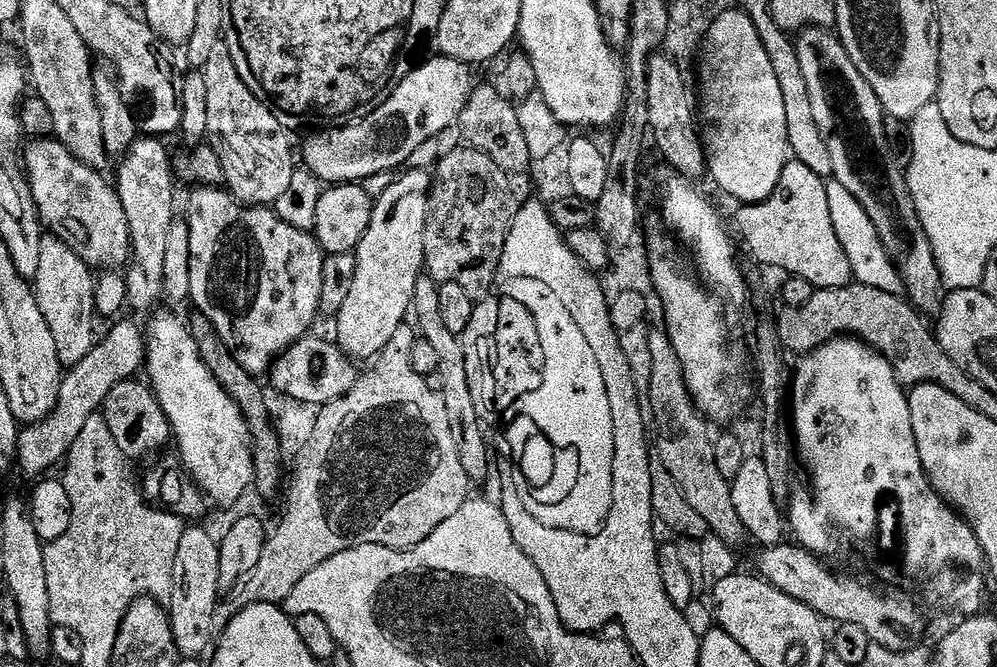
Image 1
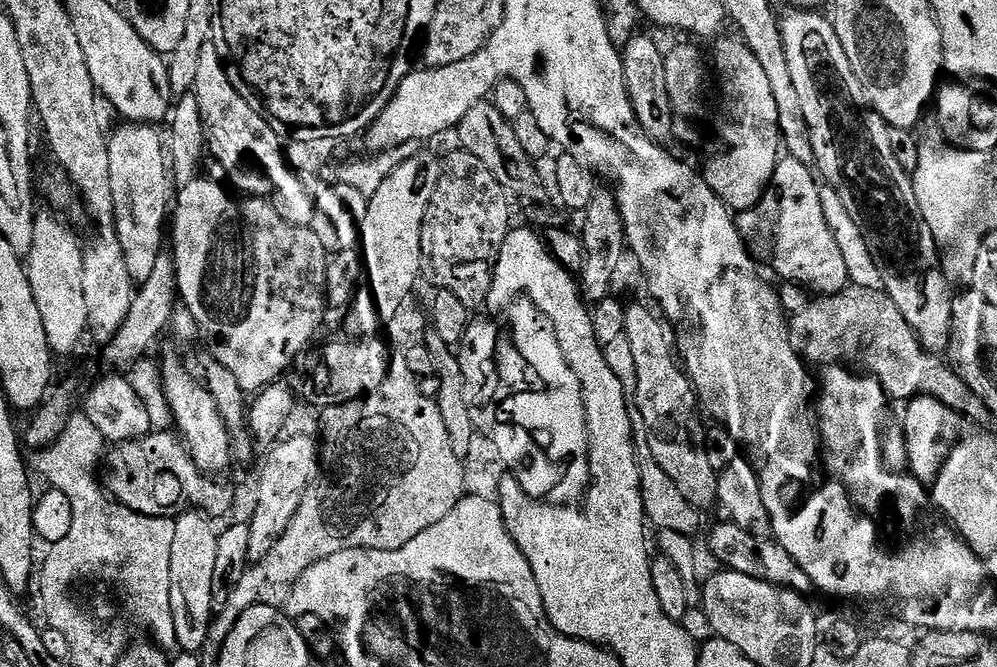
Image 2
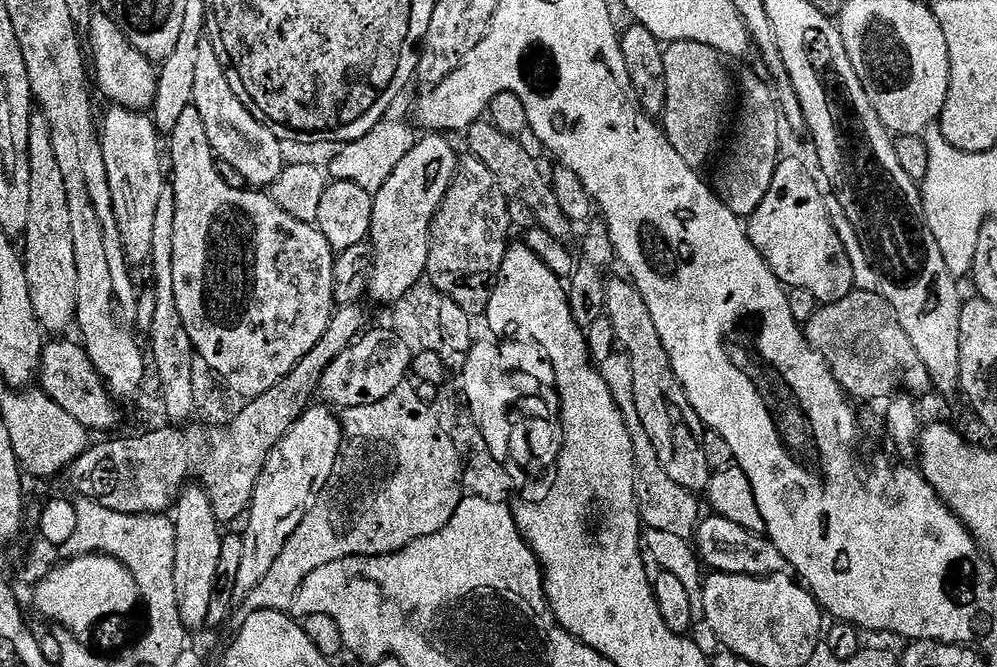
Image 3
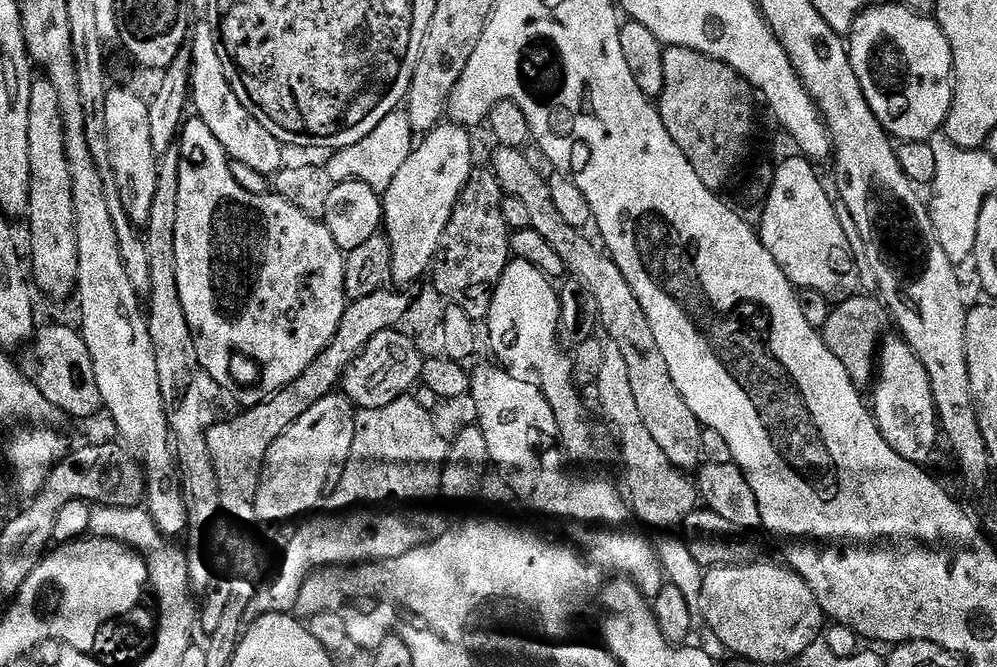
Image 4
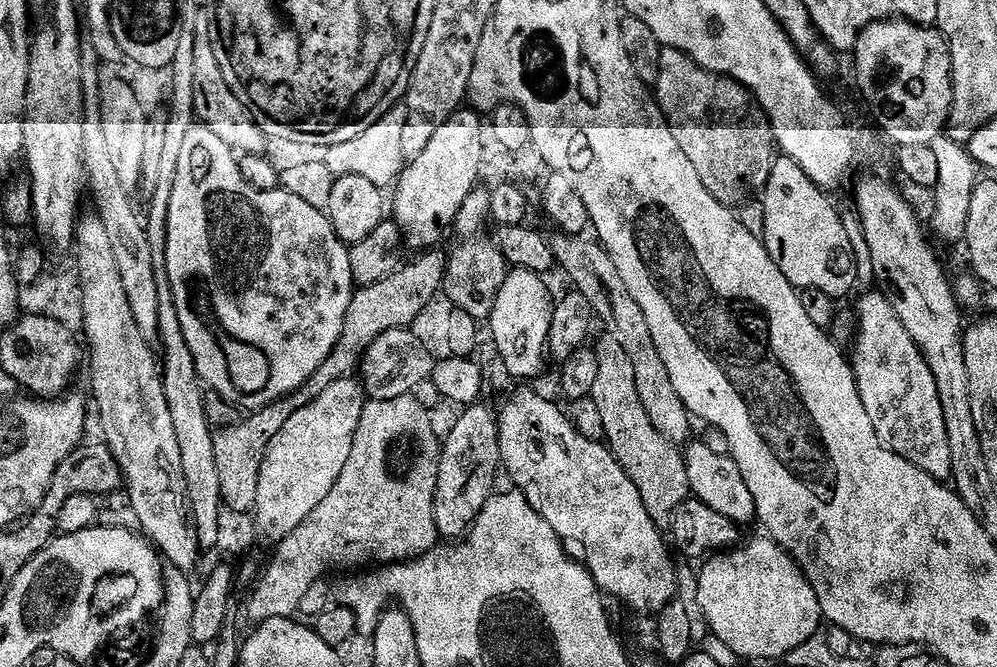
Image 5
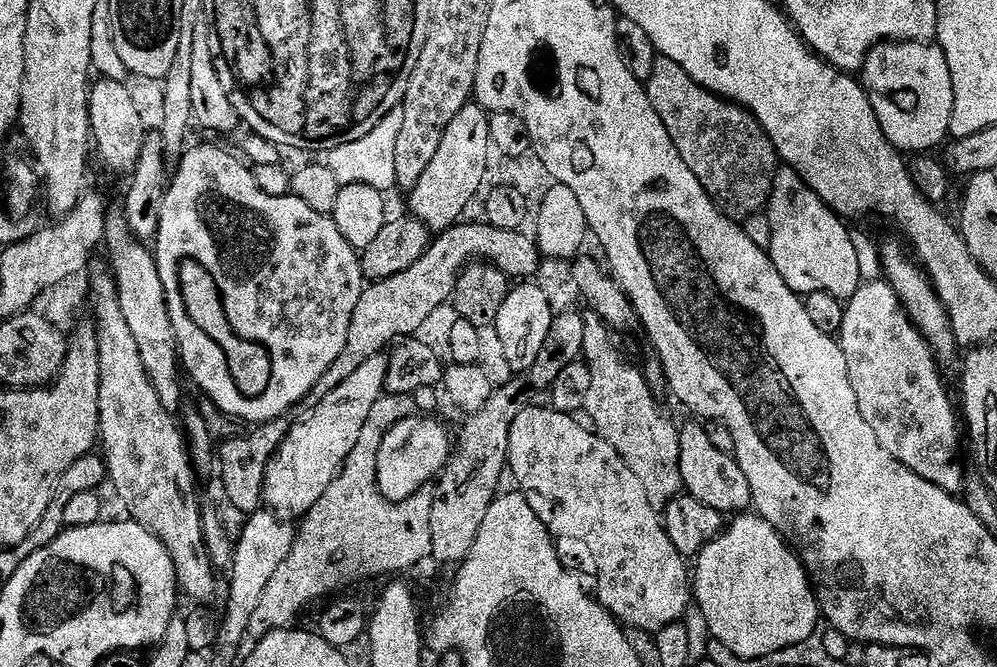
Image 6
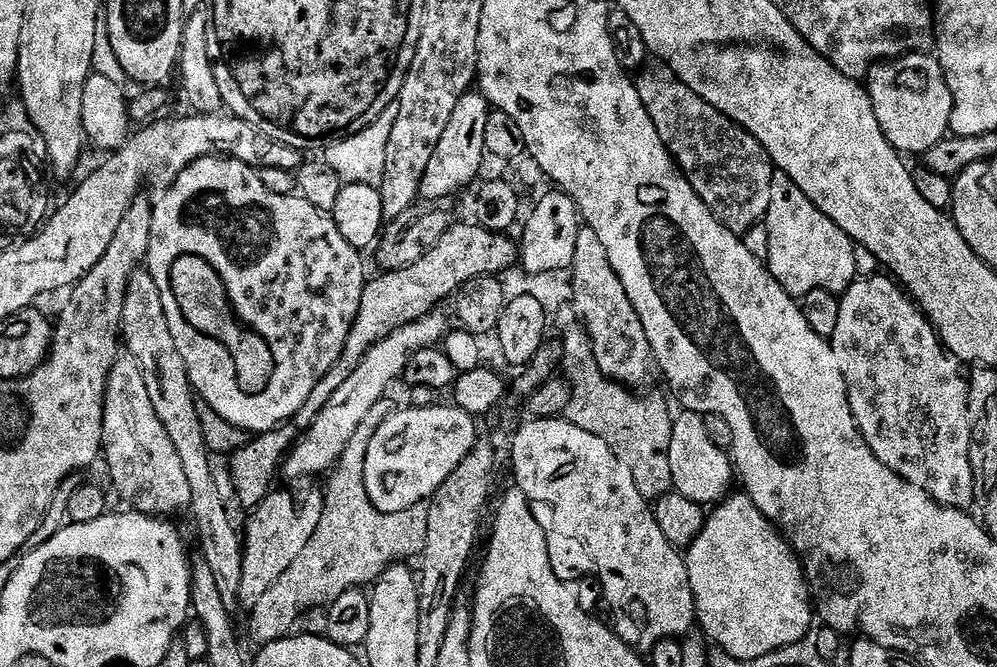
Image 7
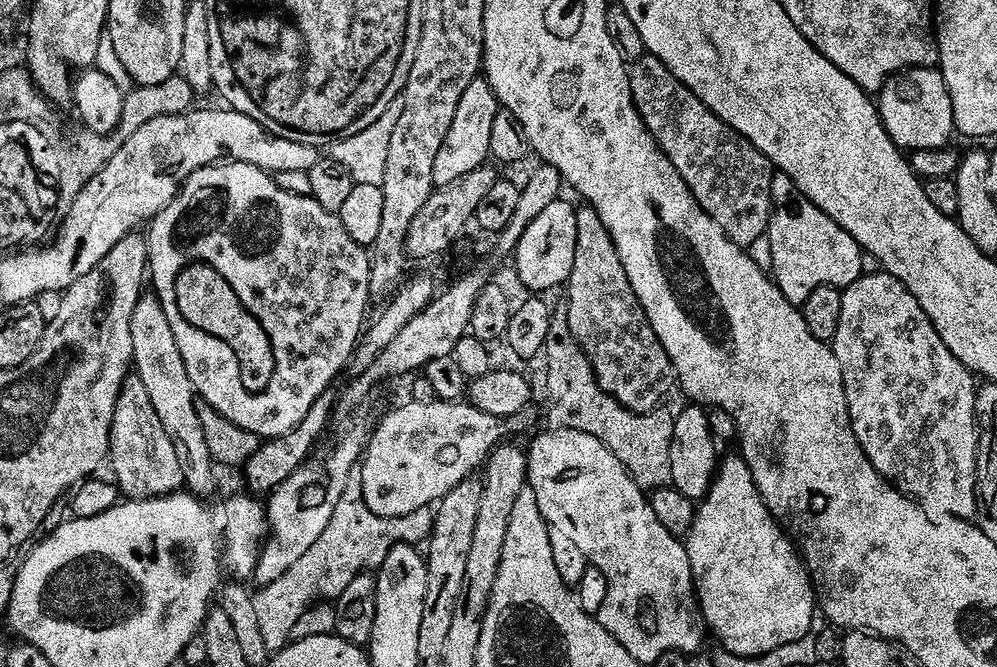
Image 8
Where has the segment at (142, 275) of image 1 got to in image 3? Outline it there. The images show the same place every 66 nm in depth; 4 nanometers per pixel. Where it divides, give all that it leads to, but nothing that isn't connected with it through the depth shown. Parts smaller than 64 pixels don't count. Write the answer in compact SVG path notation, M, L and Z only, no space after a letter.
M109 107L109 112L102 116L100 145L102 156L106 158L106 174L110 182L110 198L114 206L114 218L118 222L118 234L122 238L124 256L129 265L147 265L151 261L153 245L154 218L157 217L158 200L166 189L166 168L160 165L160 140L162 133L156 128L151 115L136 112L132 108Z

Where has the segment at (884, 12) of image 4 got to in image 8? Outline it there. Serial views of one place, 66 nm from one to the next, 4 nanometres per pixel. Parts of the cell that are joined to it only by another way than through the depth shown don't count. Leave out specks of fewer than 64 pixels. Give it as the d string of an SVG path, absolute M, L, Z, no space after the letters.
M939 67L909 68L893 76L878 93L878 107L884 129L901 150L913 153L947 148L953 143L951 140L956 126L954 110L950 102L950 90Z

